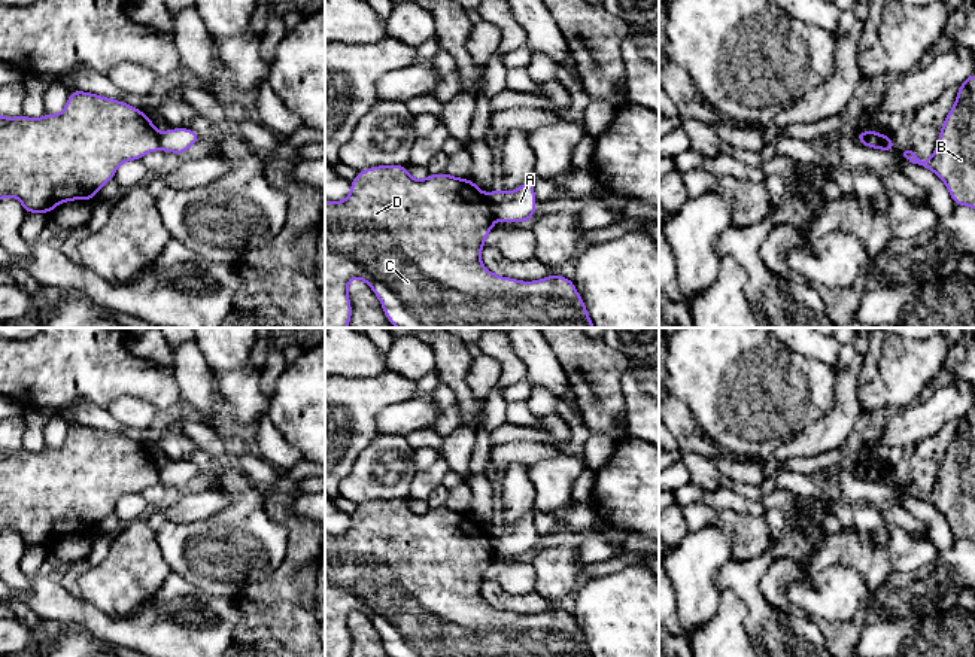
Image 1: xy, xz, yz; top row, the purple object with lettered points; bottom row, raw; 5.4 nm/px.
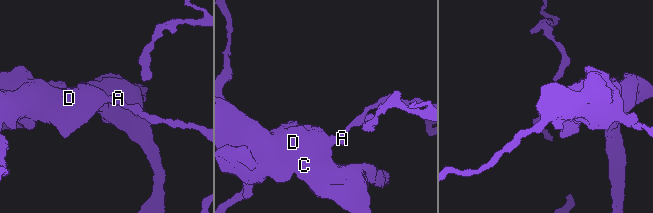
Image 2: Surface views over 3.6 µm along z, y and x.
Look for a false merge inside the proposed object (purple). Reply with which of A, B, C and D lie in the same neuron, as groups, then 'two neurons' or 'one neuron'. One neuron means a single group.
A / B C D | two neurons

